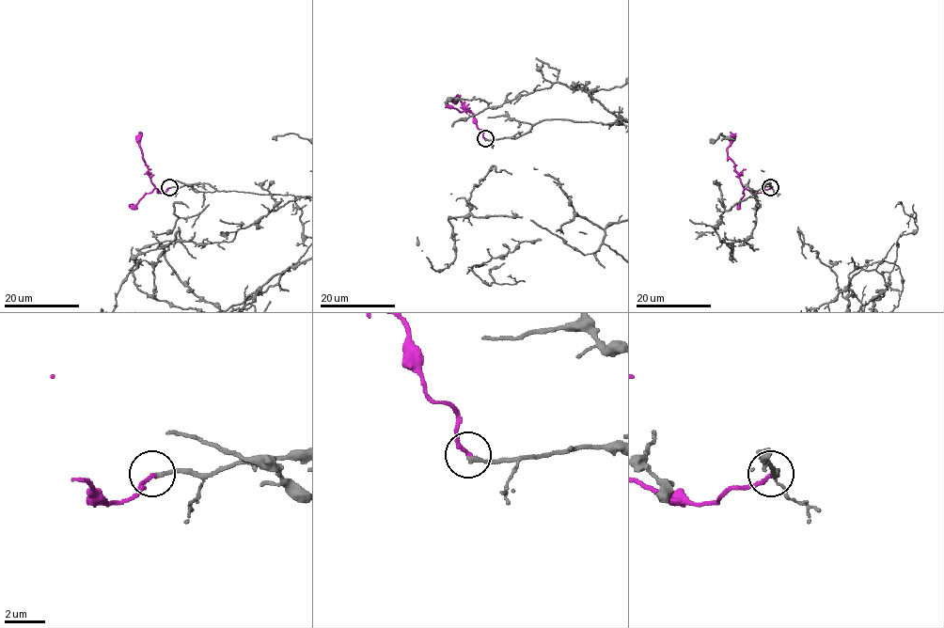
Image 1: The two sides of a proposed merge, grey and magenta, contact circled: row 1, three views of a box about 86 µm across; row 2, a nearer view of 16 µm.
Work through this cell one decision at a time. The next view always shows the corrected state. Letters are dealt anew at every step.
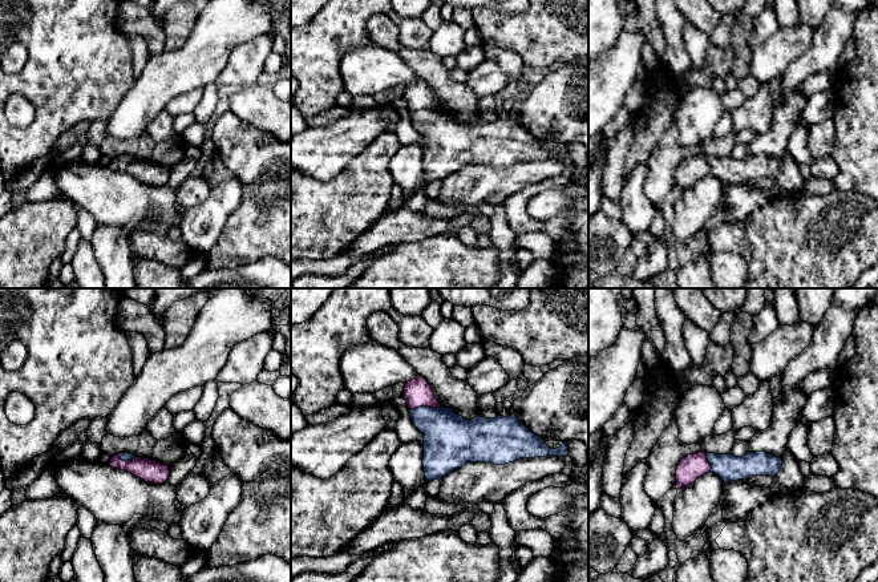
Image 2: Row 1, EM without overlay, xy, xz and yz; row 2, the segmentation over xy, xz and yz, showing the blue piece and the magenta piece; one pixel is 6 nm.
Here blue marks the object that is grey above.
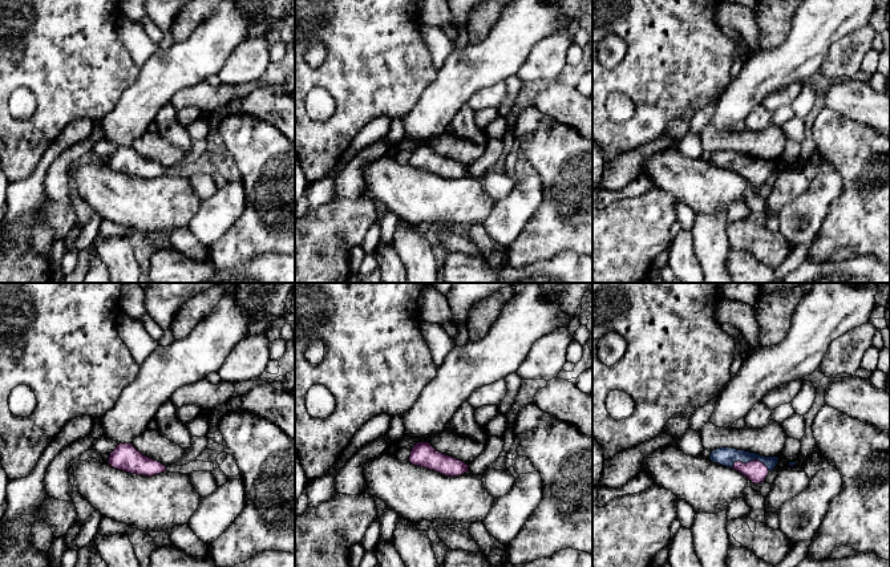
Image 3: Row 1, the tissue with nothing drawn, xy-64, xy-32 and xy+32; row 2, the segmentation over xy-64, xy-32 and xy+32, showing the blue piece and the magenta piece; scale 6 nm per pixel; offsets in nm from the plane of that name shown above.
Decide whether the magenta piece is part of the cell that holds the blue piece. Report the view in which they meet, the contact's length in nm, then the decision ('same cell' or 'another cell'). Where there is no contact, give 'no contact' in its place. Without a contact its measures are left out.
contact in xz; length 220 nm; same cell

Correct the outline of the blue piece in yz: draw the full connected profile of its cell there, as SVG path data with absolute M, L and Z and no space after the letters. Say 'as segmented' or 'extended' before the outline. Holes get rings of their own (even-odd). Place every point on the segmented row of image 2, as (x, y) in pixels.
extended | M697 452L684 457L676 468L676 489L693 484L707 473L717 474L724 484L746 480L752 476L776 476L782 466L782 460L765 453L749 452L743 457L731 453L715 454Z

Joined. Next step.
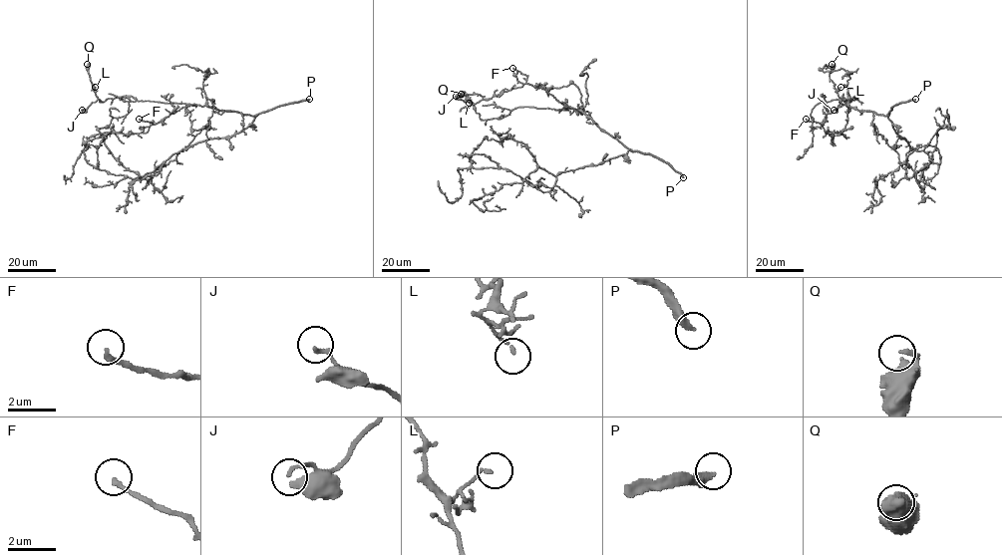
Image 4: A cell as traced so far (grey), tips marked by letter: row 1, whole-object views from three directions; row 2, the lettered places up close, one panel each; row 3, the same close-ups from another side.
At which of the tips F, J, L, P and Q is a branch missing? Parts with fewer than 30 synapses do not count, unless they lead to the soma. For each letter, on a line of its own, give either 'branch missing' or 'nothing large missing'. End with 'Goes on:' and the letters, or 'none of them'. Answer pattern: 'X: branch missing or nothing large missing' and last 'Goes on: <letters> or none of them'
F: branch missing
J: nothing large missing
L: nothing large missing
P: branch missing
Q: nothing large missing
Goes on: F, P

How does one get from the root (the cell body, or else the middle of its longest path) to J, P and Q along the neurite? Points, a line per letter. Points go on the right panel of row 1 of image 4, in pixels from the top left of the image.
J: (902, 138), (886, 116), (846, 106), (844, 101), (855, 96), (857, 98), (850, 102), (840, 100), (834, 110)
P: (902, 138), (895, 133), (888, 115), (895, 104), (915, 99)
Q: (902, 138), (886, 116), (845, 105), (844, 101), (857, 98), (847, 102), (839, 98), (830, 79), (832, 64)

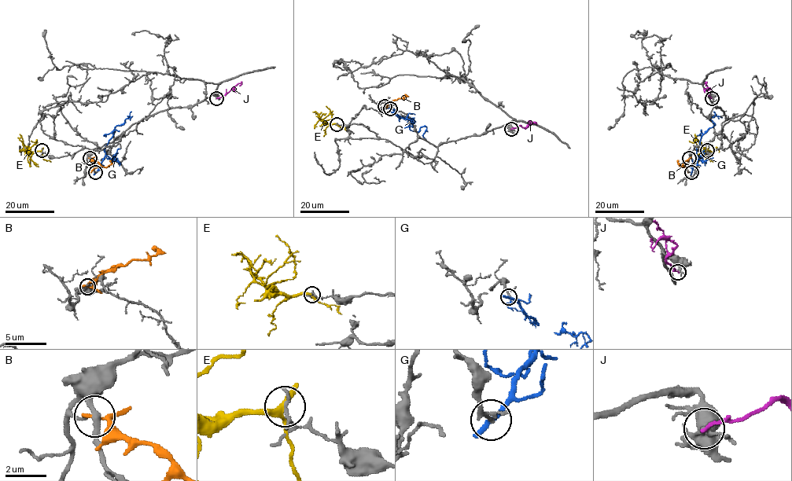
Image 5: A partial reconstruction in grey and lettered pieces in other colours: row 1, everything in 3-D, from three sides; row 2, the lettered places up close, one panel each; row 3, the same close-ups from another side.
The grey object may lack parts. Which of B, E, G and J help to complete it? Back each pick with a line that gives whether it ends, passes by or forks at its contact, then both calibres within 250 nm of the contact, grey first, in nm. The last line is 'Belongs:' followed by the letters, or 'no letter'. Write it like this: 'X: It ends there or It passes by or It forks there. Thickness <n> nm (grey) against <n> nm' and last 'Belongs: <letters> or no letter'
Belongs: no letter

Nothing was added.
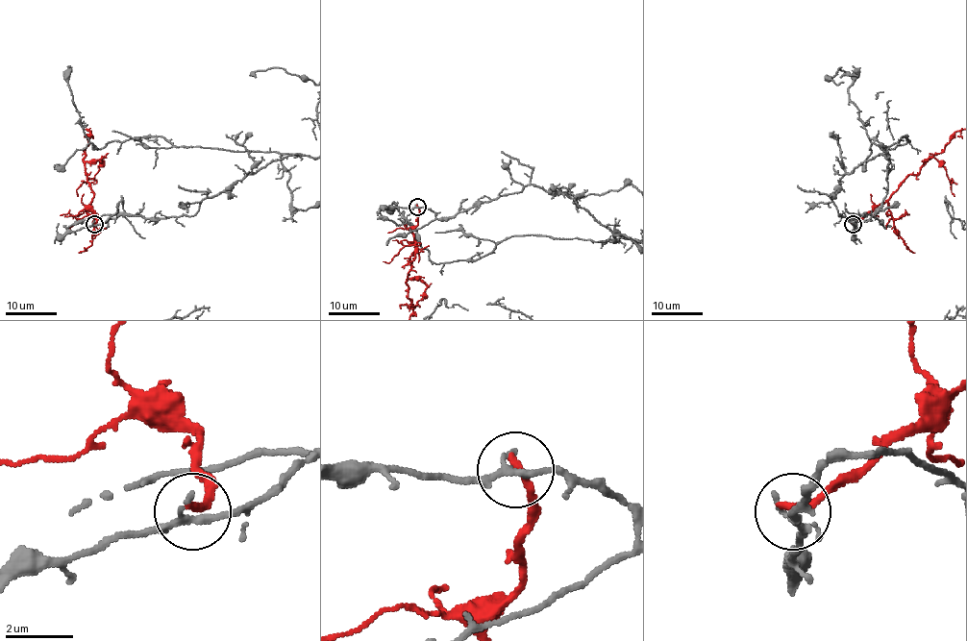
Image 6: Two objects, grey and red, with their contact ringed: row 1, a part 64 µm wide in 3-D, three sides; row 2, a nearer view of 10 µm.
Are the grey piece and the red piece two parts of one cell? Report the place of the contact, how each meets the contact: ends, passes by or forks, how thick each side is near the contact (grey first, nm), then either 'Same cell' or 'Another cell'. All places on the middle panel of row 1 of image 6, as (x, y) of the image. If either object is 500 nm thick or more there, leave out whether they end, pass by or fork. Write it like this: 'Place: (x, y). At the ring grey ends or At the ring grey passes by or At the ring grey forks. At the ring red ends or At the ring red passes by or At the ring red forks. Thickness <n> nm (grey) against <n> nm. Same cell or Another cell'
Place: (417, 207). At the ring grey passes by. At the ring red ends. Thickness 190 nm (grey) against 240 nm. Another cell

